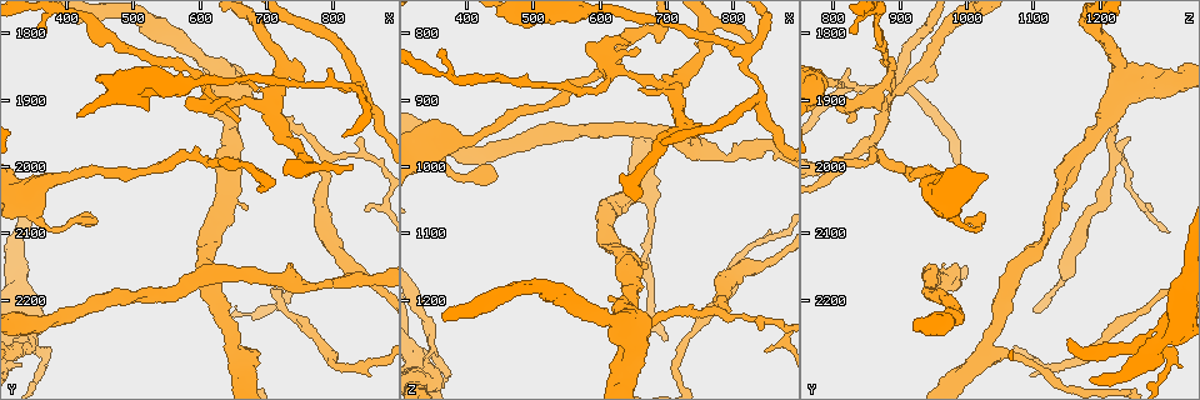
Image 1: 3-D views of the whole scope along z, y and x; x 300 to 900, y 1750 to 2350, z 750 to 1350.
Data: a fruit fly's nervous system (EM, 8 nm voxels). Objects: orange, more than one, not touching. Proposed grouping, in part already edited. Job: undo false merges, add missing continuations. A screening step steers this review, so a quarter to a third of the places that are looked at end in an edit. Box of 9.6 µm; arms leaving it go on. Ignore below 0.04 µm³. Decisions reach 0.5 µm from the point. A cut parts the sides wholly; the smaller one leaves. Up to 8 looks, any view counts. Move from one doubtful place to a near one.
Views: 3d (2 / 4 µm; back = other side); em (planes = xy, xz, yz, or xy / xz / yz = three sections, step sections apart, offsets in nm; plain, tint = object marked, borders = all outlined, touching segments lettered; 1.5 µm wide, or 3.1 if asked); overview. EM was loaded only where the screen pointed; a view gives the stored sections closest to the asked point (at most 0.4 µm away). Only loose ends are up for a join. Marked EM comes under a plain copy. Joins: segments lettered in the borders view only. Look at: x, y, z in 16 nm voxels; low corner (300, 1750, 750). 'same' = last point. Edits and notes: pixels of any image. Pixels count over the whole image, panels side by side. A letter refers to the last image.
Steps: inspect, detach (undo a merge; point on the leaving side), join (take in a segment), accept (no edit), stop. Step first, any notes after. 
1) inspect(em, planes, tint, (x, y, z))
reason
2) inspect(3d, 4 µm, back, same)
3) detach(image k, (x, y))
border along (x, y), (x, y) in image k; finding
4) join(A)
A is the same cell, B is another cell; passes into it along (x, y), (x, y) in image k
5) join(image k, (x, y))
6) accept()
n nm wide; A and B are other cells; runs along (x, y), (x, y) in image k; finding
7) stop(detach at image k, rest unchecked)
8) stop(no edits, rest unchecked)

inspect(em, xy, step 4, borders, (705, 1925, 875))
three arms meet

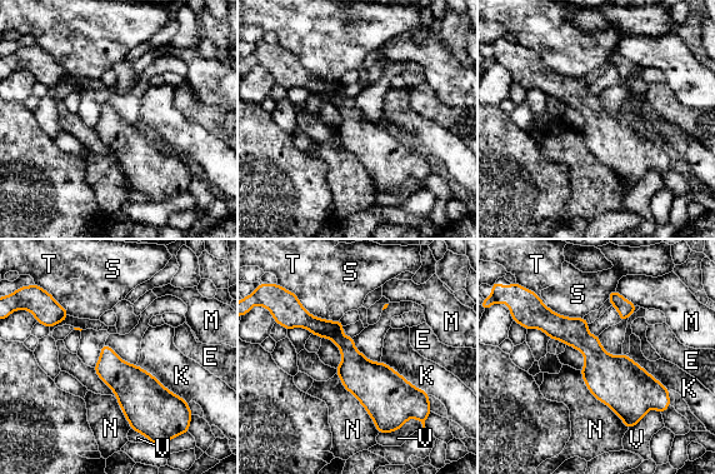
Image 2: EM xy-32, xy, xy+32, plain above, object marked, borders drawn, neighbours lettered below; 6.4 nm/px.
accept()
E, K, M, N, S, T and V are other cells; runs along (534, 320), (661, 398) in image 2; one neuron here

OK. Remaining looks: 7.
inspect(3d, 4 µm, (845, 1875, 890))
sudden change in width

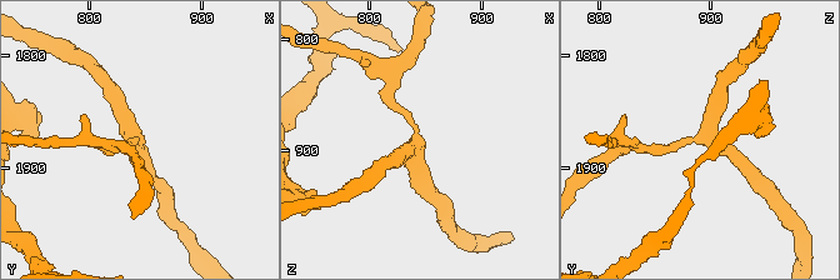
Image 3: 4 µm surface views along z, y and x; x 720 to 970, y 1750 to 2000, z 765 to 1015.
inspect(em, planes, tint, (840, 1870, 892))
3 arms; arms of 160, 220, 240 nm; shape alone is not enough

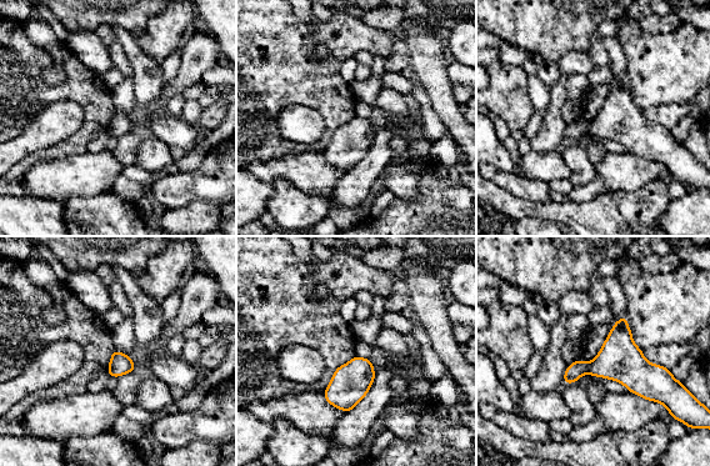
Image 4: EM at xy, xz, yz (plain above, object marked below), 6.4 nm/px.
inspect(em, planes, borders, same)

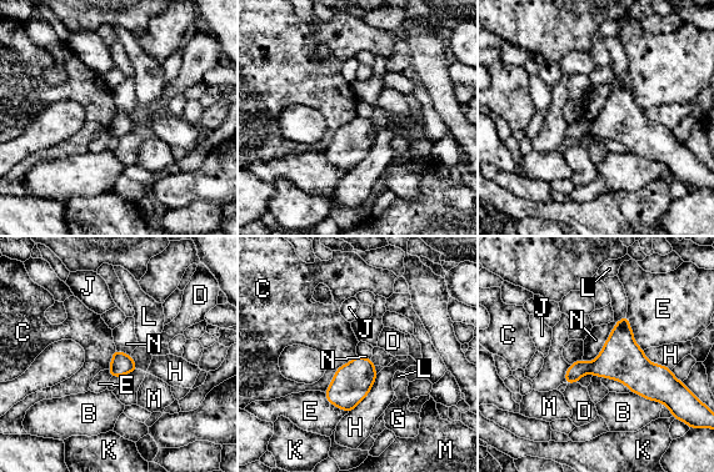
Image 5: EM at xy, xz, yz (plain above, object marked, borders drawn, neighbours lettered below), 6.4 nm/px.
detach(image 5, (575, 371))
B, C, D, E, G, H, J, K, L, M and N are other cells; border along (588, 362), (589, 372) in image 5; two neurons meet here

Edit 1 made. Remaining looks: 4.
inspect(overview)

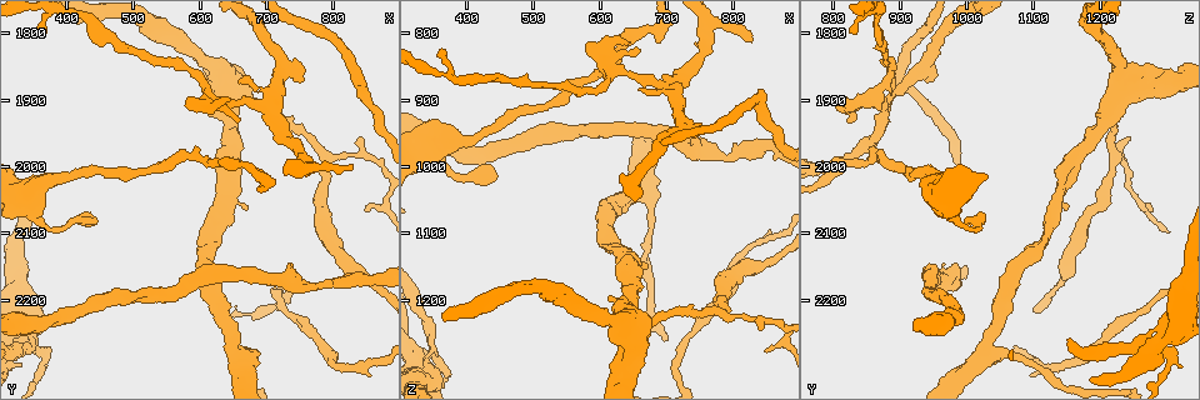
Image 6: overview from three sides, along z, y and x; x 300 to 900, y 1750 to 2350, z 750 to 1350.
inspect(em, planes, borders, (445, 2085, 1015))
an open end

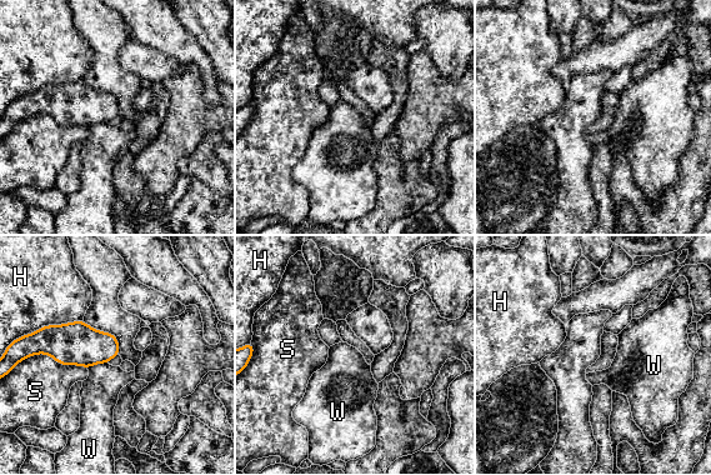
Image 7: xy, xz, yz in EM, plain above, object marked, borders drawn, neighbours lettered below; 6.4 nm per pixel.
accept()
220 nm wide; S touches over 380 nm; H, S and W are other cells; no lettered segment goes on from it

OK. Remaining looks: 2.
stop(detach at image 5, rest unchecked)

